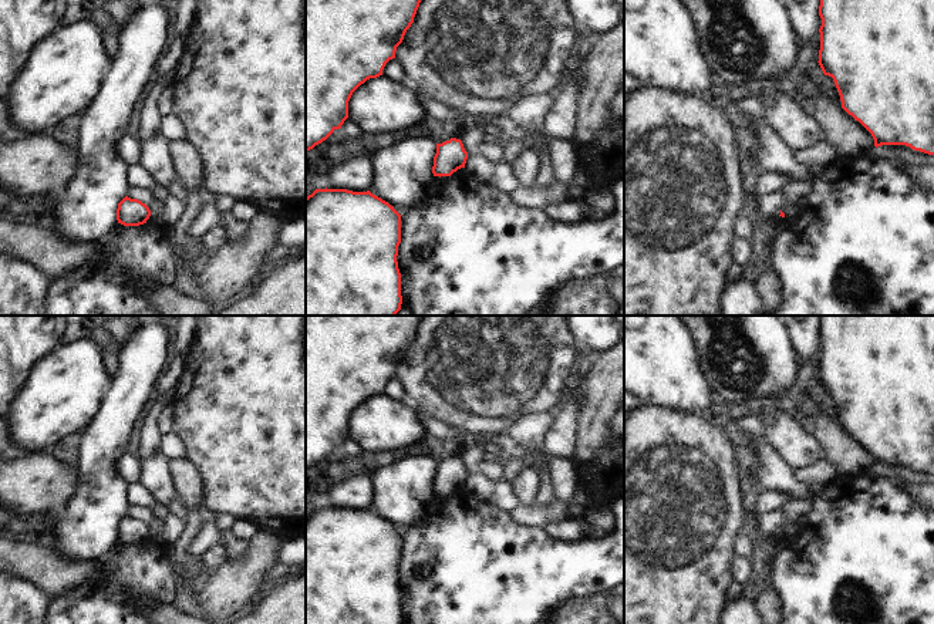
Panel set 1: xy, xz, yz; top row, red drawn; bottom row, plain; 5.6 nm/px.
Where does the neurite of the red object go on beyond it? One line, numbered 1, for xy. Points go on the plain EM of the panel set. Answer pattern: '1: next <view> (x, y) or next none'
1: next none

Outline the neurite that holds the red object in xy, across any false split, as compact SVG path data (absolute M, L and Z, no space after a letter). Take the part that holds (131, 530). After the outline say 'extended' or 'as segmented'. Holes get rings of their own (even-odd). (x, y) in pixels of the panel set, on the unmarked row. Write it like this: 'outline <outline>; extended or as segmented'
outline M125 515L117 527L117 539L124 544L139 544L151 534L149 526L138 517Z; as segmented

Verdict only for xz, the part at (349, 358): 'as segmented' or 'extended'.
as segmented

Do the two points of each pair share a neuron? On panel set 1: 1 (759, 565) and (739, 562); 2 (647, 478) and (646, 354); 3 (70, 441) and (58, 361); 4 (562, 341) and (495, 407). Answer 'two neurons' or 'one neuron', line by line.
1: one neuron
2: two neurons
3: two neurons
4: one neuron

